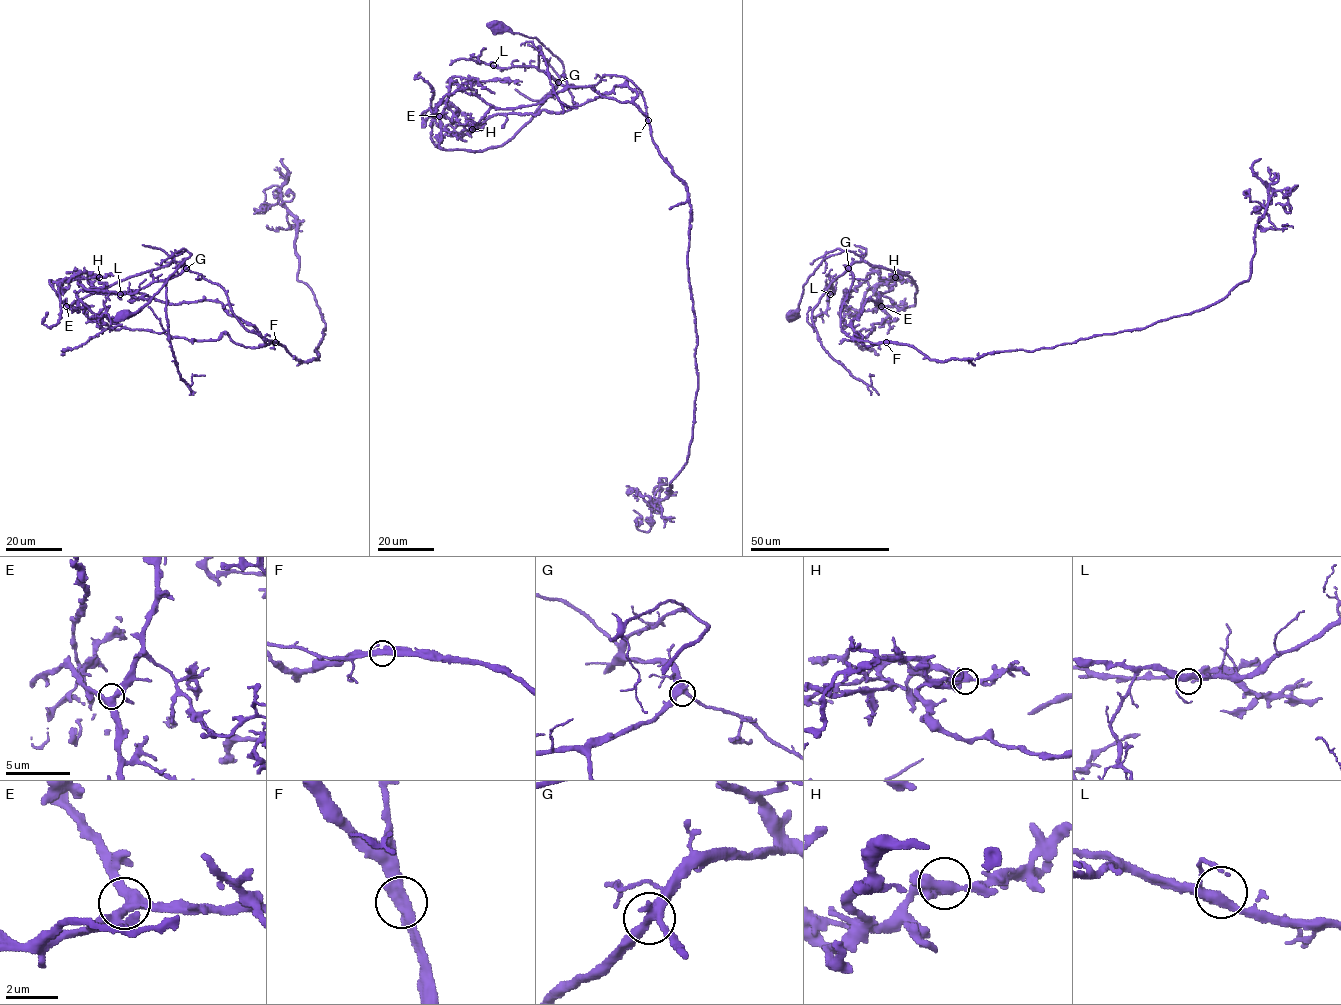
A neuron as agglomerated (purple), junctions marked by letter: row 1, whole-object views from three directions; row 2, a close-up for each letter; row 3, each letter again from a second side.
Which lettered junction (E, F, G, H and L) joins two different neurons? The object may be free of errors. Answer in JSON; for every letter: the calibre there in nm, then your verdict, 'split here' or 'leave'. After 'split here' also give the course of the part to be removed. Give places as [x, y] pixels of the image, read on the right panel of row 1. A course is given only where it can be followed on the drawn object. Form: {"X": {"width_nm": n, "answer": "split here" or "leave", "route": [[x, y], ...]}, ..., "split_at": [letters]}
{"E": {"width_nm": 380, "answer": "leave"}, "F": {"width_nm": 360, "answer": "split here", "route": [[886, 342], [941, 362], [978, 359], [1203, 310], [1249, 278], [1268, 190], [1297, 185], [1284, 207], [1291, 211]]}, "G": {"width_nm": 400, "answer": "leave"}, "H": {"width_nm": 360, "answer": "leave"}, "L": {"width_nm": 360, "answer": "leave"}, "split_at": ["F"]}

